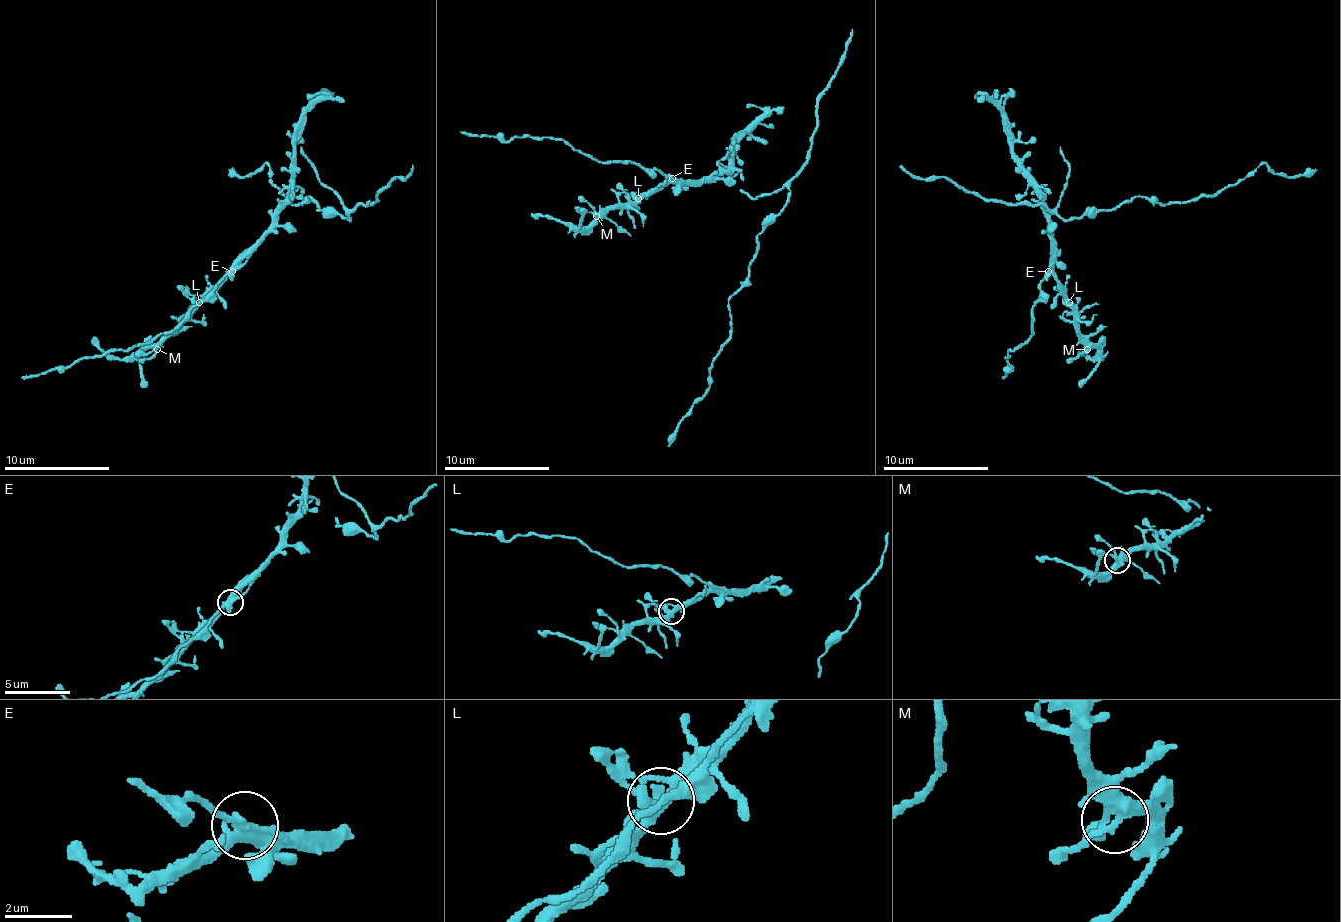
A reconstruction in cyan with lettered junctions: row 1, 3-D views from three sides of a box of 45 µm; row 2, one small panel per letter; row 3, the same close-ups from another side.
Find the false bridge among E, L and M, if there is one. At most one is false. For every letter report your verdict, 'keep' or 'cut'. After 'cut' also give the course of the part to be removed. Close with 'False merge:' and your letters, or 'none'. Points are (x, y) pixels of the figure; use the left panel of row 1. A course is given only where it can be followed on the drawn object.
E: cut; foreign part runs (233, 270), (172, 331), (157, 333), (144, 344), (80, 357), (67, 365), (20, 378)
L: keep
M: keep
False merge: E

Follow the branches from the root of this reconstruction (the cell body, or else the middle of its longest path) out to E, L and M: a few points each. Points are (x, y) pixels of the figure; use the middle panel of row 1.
E: (743, 180), (730, 172), (701, 180), (672, 177)
L: (743, 180), (730, 172), (701, 180), (667, 180), (638, 198)
M: (743, 180), (730, 172), (701, 180), (670, 180), (649, 190), (633, 203), (609, 206), (596, 216)

